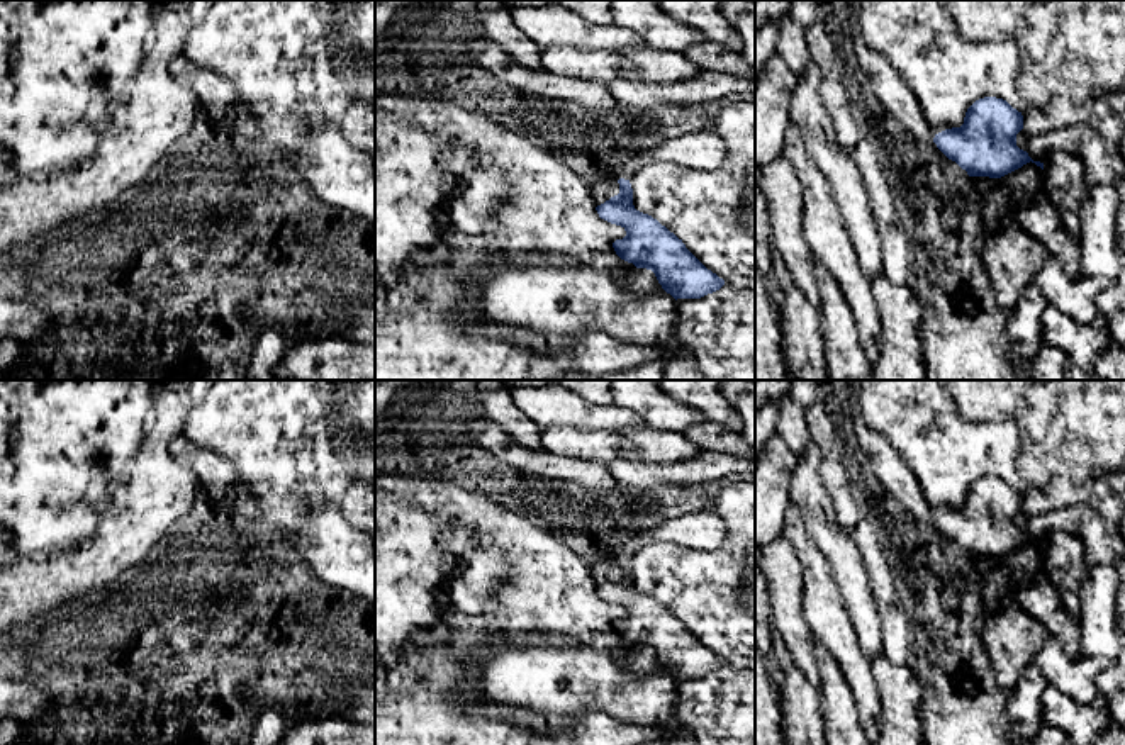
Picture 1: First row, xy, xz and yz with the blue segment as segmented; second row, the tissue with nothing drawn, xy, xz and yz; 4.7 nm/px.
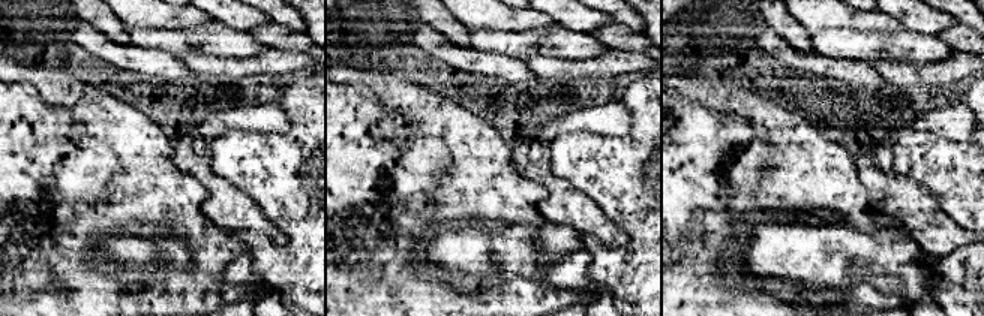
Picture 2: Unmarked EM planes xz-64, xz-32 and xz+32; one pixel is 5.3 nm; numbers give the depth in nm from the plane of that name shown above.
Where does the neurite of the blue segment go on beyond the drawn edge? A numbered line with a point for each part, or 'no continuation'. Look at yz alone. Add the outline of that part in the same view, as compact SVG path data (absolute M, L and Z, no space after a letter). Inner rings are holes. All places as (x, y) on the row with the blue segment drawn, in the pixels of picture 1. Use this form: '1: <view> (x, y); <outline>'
1: yz (889, 87); M848 0L852 10L854 39L850 44L852 54L859 61L869 87L882 104L882 107L908 129L916 139L933 141L935 134L926 124L920 109L918 98L913 95L906 80L893 68L891 61L881 53L872 51L862 39L857 29L859 5L862 0Z

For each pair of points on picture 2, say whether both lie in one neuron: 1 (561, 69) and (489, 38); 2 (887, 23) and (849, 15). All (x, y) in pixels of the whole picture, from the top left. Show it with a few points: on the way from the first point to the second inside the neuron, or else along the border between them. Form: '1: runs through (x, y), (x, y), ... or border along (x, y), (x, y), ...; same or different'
1: border along (567, 59), (528, 56), (524, 60); different
2: runs through (878, 21), (858, 20); same

